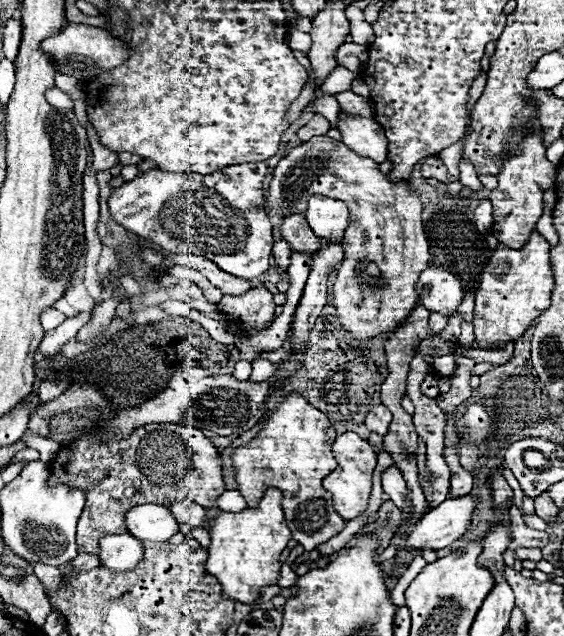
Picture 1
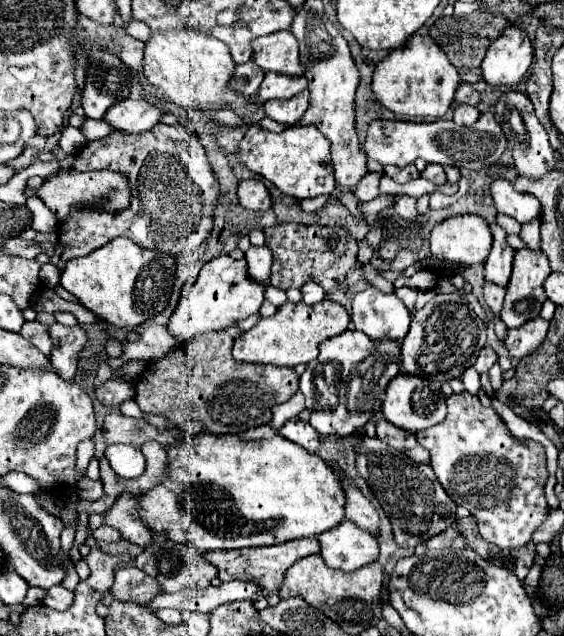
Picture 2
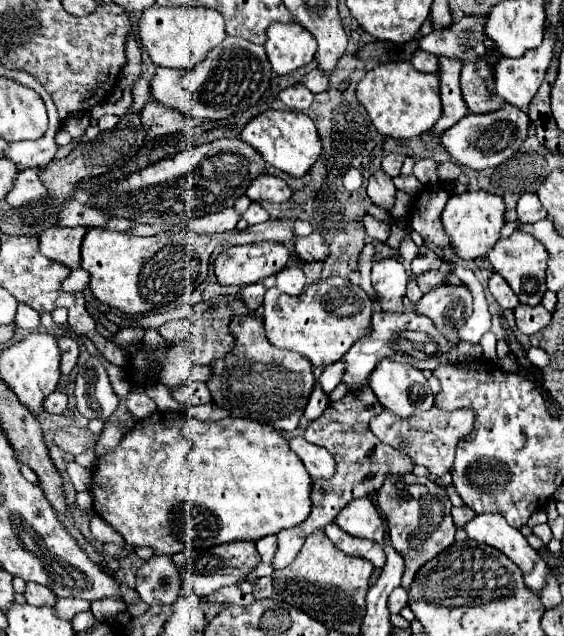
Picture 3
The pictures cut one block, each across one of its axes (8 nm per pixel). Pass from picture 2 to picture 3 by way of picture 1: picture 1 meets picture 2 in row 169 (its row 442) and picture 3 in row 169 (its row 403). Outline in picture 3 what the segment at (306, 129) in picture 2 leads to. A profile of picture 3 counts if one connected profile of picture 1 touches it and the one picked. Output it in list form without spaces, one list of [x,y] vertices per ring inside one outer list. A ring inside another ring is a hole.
[[[264,110],[246,124],[246,128],[240,132],[240,138],[252,144],[252,148],[256,148],[268,164],[296,178],[304,176],[322,152],[312,118],[296,110]]]

